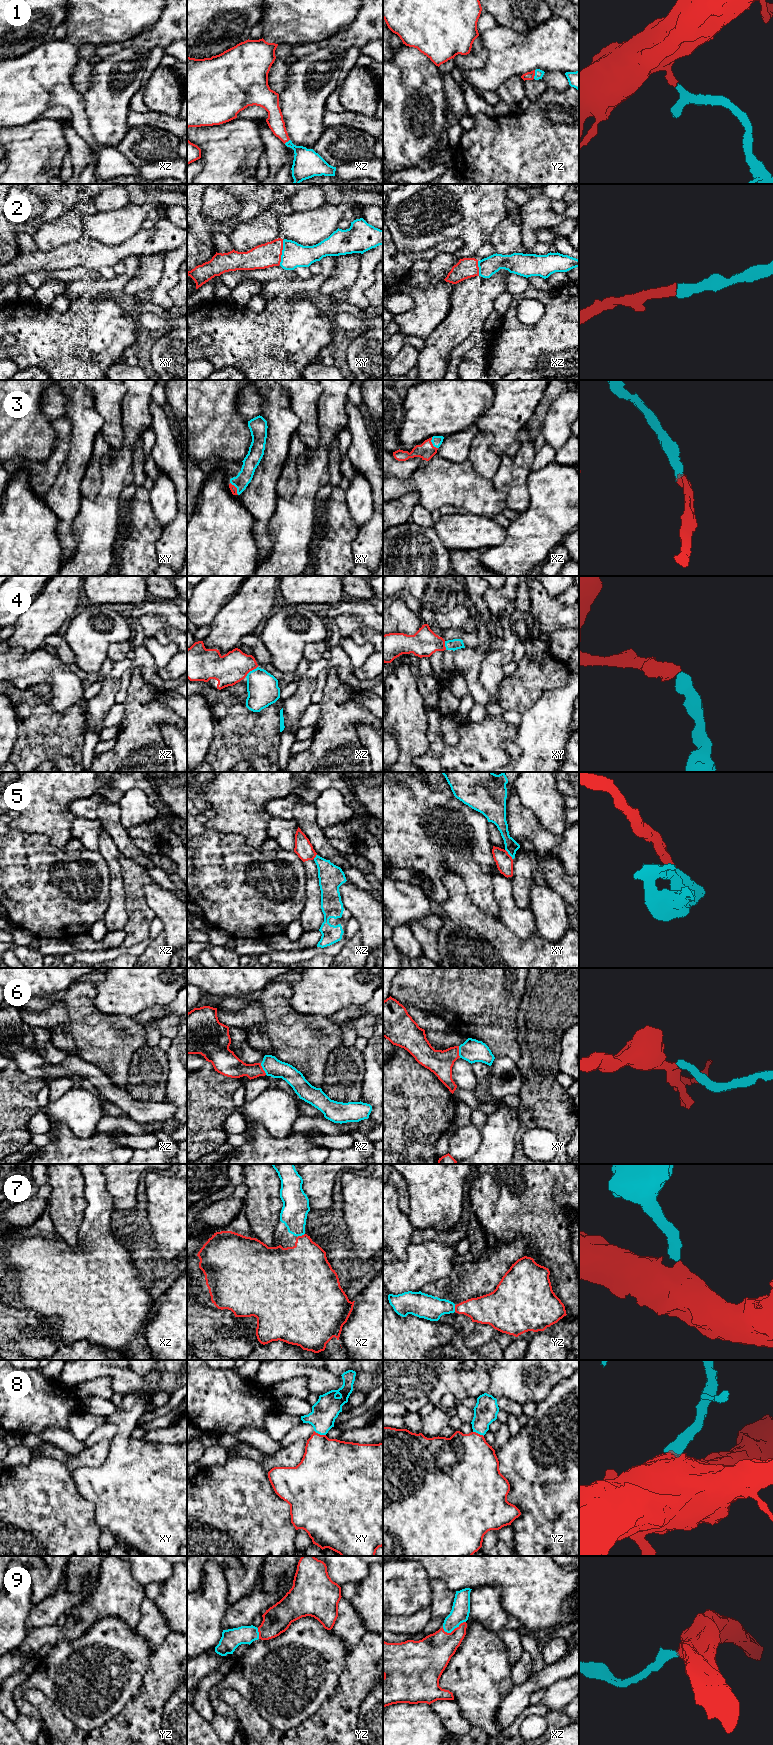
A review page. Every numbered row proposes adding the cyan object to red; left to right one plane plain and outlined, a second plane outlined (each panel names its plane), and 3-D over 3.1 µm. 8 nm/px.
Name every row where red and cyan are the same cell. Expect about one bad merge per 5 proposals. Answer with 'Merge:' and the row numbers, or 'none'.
Merge: 1, 2, 3, 4, 6, 7, 8, 9

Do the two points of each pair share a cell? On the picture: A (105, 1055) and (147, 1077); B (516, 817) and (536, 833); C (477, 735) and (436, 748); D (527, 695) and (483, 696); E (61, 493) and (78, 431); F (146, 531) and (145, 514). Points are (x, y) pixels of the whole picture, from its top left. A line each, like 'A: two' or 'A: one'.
A: two
B: one
C: one
D: two
E: one
F: one

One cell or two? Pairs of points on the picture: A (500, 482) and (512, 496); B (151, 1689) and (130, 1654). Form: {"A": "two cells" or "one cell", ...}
{"A": "one cell", "B": "two cells"}

